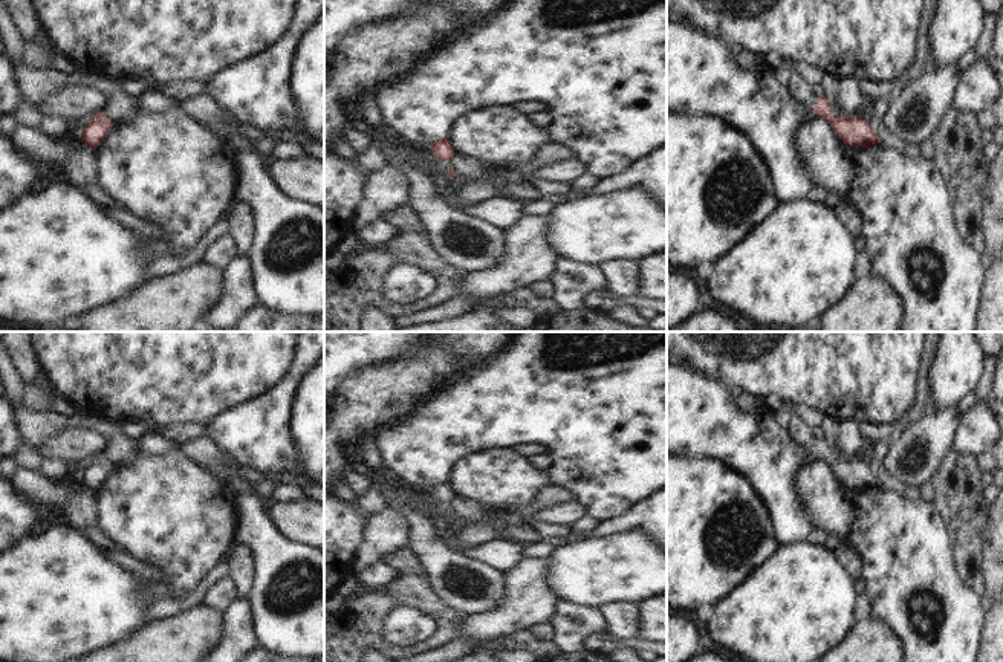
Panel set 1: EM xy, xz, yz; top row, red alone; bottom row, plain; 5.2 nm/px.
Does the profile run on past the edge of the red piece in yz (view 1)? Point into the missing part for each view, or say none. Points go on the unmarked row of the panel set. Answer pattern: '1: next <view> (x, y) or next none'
1: next yz (800, 431)

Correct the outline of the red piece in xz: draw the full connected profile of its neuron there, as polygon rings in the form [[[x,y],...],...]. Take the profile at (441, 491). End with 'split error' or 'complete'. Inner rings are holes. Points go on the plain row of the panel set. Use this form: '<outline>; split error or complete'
[[[448,479],[439,483],[434,483],[430,489],[430,494],[433,495],[434,500],[445,501],[445,503],[448,503],[454,497],[454,492],[448,483]]]; complete

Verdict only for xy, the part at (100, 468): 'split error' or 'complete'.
complete

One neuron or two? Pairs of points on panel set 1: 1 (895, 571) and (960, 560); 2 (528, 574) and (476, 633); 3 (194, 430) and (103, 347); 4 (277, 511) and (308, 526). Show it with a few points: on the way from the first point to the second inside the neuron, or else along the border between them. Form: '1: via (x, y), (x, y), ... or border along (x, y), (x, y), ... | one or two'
1: border along (945, 526), (953, 549), (953, 566), (974, 590) | two
2: via (525, 590), (493, 623) | one
3: border along (205, 424), (170, 422), (152, 427) | two
4: via (285, 515), (300, 522) | one

